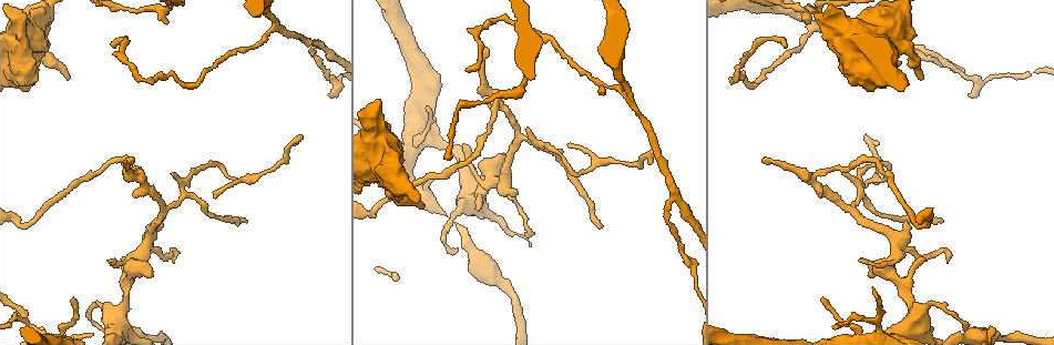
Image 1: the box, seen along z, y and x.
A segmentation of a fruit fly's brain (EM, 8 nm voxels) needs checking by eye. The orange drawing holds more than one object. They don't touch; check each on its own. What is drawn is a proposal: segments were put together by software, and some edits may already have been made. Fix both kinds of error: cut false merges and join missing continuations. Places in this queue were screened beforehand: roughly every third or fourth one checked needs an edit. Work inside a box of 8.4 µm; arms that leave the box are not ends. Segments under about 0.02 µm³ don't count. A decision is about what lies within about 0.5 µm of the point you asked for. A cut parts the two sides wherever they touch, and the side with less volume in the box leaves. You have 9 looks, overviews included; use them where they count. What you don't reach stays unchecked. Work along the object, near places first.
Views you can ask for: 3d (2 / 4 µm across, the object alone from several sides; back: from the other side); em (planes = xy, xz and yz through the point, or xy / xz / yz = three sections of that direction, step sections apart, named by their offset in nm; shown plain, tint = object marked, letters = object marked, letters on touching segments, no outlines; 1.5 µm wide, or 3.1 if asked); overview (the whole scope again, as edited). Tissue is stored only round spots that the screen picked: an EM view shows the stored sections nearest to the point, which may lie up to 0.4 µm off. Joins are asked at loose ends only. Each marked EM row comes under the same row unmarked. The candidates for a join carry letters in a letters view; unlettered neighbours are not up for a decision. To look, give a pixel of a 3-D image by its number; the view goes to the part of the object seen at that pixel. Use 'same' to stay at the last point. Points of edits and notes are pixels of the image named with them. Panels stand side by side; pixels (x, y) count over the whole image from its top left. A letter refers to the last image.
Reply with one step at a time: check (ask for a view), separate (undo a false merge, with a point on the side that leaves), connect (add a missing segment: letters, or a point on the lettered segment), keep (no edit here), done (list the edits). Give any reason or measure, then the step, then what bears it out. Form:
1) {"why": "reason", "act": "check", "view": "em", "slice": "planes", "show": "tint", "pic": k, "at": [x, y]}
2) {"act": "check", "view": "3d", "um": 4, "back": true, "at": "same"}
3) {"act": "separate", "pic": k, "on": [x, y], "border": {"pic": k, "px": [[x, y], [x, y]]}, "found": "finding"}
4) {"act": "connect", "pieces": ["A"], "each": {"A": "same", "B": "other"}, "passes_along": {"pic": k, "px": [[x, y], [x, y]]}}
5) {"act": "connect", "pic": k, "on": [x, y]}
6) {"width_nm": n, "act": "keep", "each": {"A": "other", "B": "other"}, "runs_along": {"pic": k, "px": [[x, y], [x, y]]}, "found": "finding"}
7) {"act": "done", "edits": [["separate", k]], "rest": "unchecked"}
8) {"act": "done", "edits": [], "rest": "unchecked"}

{"why": "side arm on a straight run", "act": "check", "view": "3d", "um": 2, "back": true, "pic": 1, "at": [673, 194]}

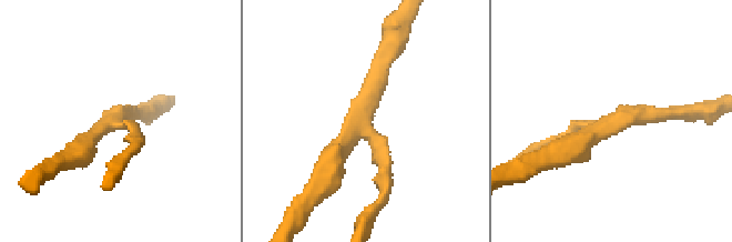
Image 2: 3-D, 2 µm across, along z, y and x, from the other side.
{"arms": 3, "act": "check", "view": "em", "slice": "yz", "step": 4, "show": "tint", "pic": 2, "at": [110, 124]}

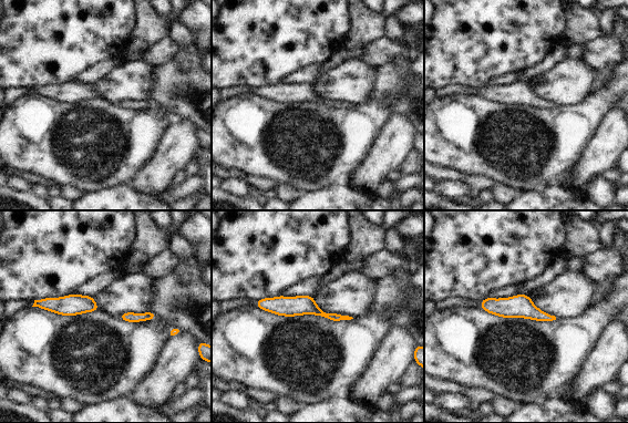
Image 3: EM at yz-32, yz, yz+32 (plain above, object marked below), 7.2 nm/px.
{"act": "check", "view": "em", "slice": "yz", "step": 4, "show": "letters", "at": "same"}

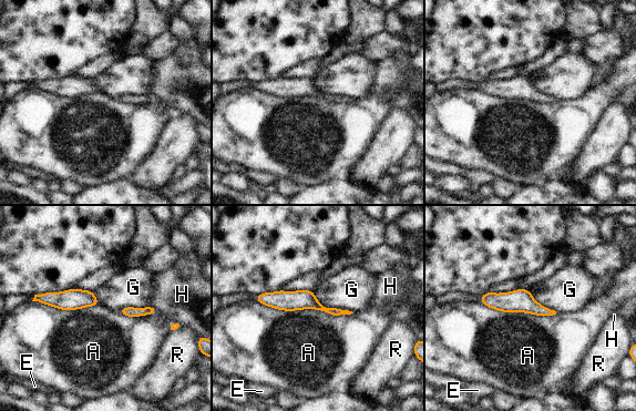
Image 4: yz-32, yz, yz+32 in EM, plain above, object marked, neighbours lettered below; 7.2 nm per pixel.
{"width_nm": 20, "act": "keep", "each": {"A": "other", "E": "other", "G": "other", "H": "other", "R": "other"}, "runs_along": {"pic": 4, "px": [[258, 298], [308, 300], [340, 311]]}, "found": "one neuron here"}

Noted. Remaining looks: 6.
{"why": "tapers out", "act": "check", "view": "3d", "um": 4, "pic": 1, "at": [868, 137]}

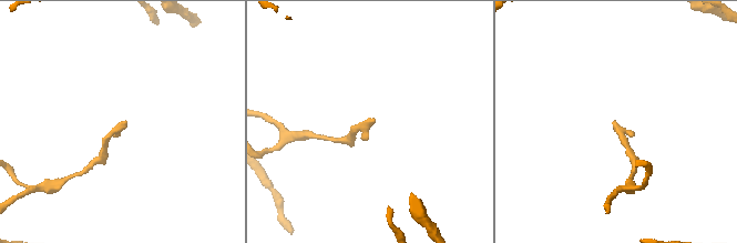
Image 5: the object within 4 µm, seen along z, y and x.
{"why": "shape alone is not enough", "act": "check", "view": "em", "slice": "planes", "show": "letters", "pic": 5, "at": [375, 122]}

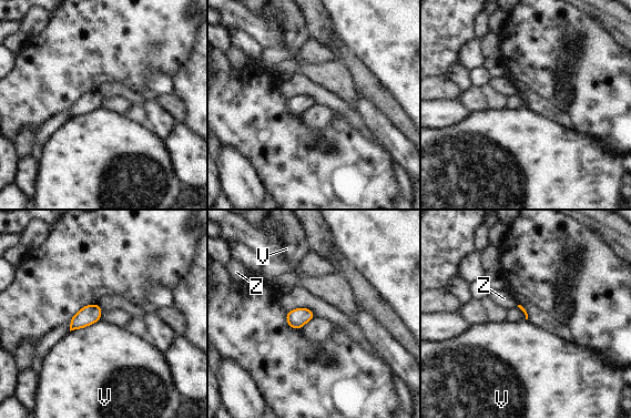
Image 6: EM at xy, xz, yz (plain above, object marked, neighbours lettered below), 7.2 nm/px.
{"act": "keep", "each": {"V": "other", "Z": "other"}, "found": "no lettered segment goes on from it"}

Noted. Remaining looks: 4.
{"why": "tapers out", "act": "check", "view": "3d", "um": 4, "pic": 1, "at": [526, 232]}

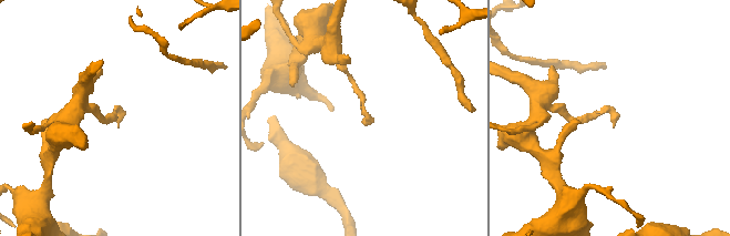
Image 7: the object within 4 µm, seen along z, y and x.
{"act": "check", "view": "em", "slice": "planes", "show": "letters", "pic": 7, "at": [119, 128]}

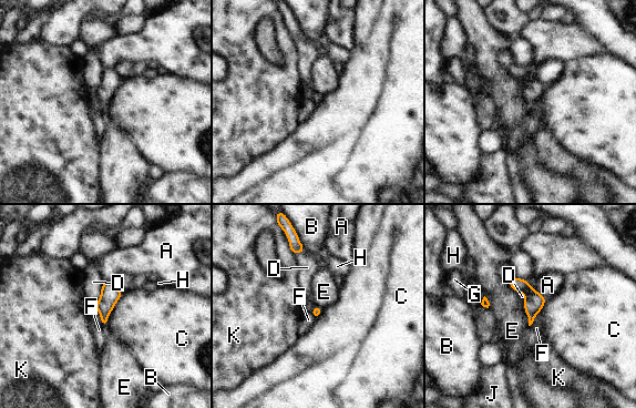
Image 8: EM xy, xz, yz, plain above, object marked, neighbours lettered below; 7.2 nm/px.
{"width_nm": 70, "act": "keep", "each": {"A": "other", "B": "other", "C": "other", "D": "other", "E": "other", "F": "other", "G": "other", "H": "other", "J": "other", "K": "other"}, "found": "no lettered segment goes on from it"}

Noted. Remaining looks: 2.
{"why": "branch stops here", "act": "check", "view": "em", "slice": "xy", "step": 4, "show": "tint", "pic": 1, "at": [66, 78]}

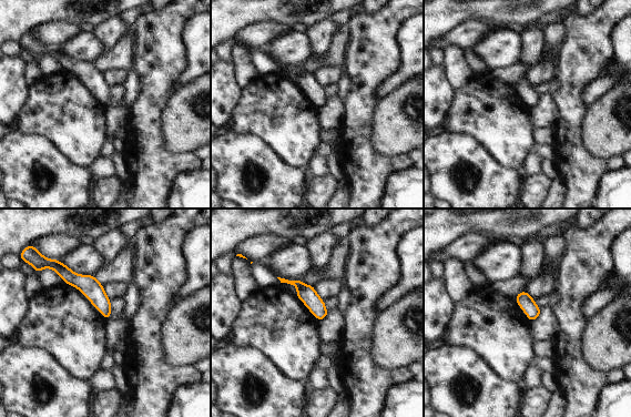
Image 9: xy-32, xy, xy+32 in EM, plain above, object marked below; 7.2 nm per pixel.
{"why": "cut it another way", "act": "check", "view": "em", "slice": "planes", "show": "letters", "at": "same"}

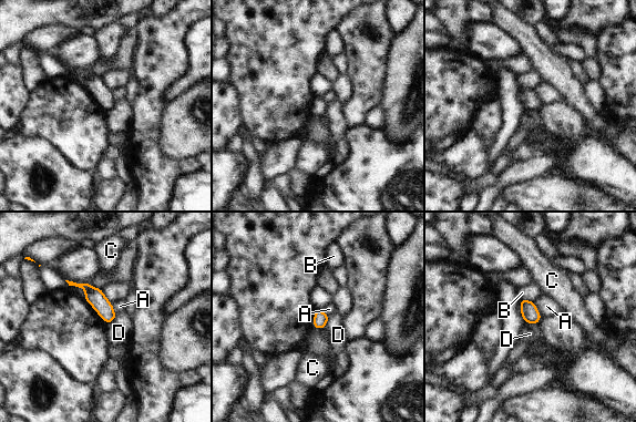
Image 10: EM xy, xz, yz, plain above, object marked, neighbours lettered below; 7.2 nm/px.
{"longest_contact_nm": ["A", 140], "act": "keep", "each": {"A": "other", "B": "other", "C": "other", "D": "other"}, "border": {"pic": 10, "px": [[329, 316], [324, 327]]}, "found": "no lettered segment goes on from it"}

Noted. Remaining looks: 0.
{"act": "done", "edits": [], "rest": "unchecked"}

